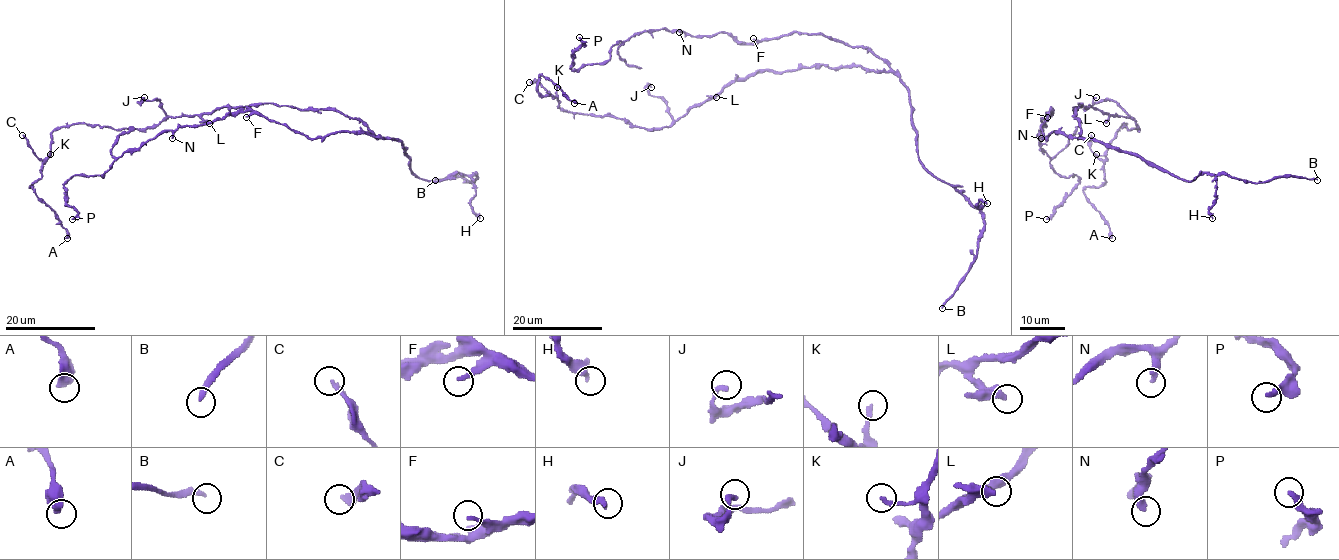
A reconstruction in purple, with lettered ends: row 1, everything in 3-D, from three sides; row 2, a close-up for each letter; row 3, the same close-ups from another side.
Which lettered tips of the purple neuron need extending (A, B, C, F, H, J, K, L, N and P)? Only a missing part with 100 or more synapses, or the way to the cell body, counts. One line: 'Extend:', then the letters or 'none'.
Extend: B

